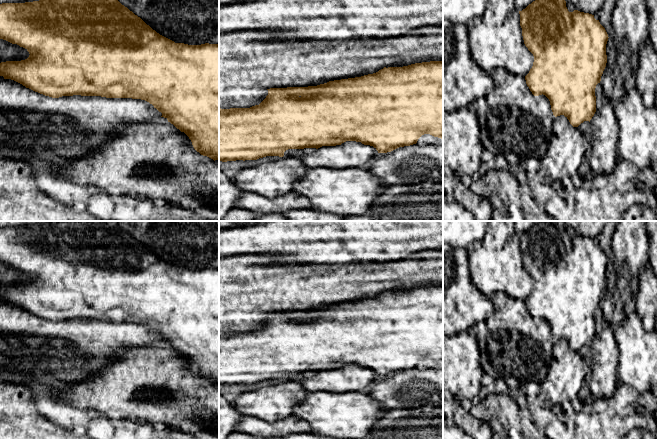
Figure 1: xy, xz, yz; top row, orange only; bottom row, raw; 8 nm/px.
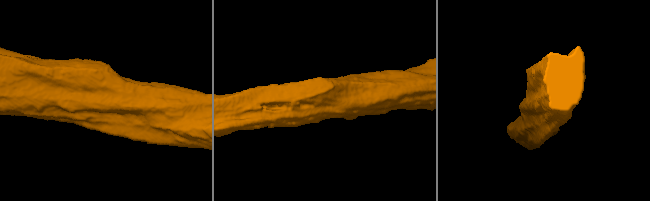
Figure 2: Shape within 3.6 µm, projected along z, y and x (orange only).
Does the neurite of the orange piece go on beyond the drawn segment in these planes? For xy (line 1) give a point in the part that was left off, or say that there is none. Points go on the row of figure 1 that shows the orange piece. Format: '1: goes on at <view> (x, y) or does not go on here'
1: does not go on here

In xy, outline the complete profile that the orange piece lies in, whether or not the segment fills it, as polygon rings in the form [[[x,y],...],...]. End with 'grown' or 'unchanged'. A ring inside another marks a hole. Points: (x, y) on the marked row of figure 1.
[[[39,0],[25,3],[0,4],[0,39],[17,44],[29,52],[29,57],[21,61],[0,63],[0,76],[14,80],[35,92],[59,98],[62,96],[101,96],[106,98],[132,98],[149,102],[192,142],[194,149],[203,156],[219,160],[219,44],[188,45],[175,43],[160,35],[118,0]]] | unchanged

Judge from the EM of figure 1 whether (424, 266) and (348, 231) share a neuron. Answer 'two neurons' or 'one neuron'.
two neurons

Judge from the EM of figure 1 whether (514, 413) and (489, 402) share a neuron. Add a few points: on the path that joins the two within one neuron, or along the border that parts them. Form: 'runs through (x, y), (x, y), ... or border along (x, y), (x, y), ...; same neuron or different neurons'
runs through (508, 413), (501, 413), (495, 408); same neuron

